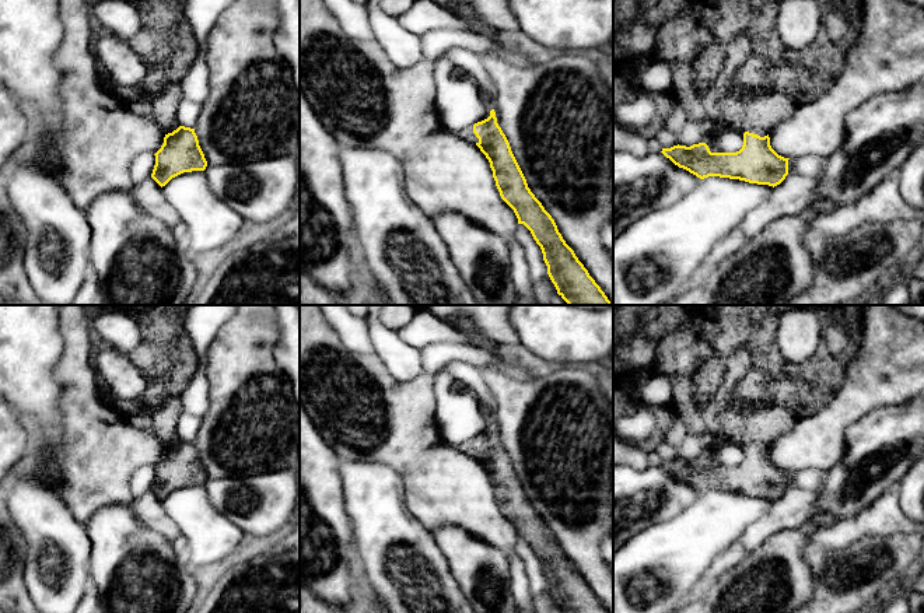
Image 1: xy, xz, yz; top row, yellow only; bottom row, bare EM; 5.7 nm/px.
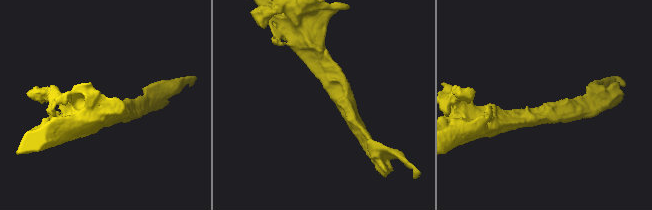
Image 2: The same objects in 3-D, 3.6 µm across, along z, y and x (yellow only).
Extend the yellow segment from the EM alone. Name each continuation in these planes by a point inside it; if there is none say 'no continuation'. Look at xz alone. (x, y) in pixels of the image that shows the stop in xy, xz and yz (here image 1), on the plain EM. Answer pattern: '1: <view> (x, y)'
1: xz (468, 448)

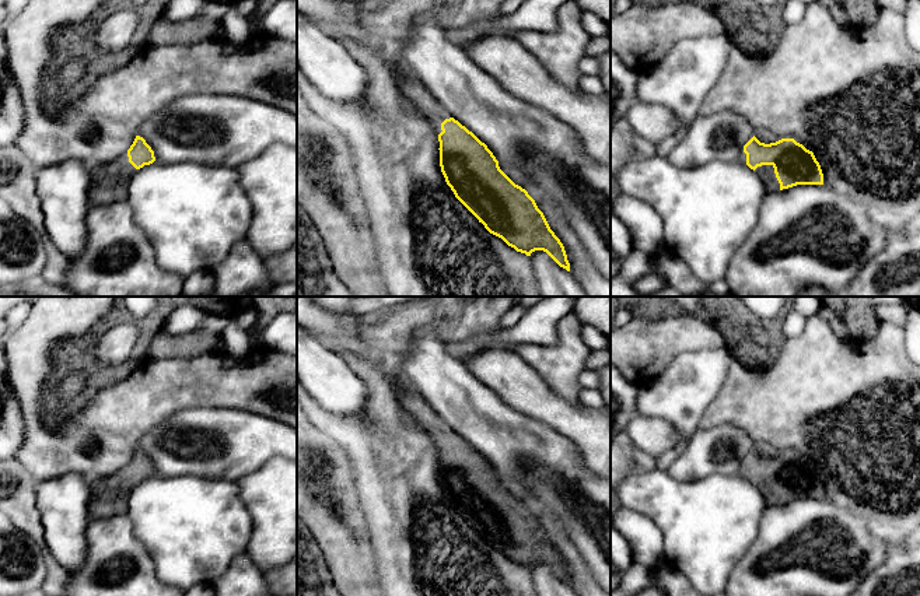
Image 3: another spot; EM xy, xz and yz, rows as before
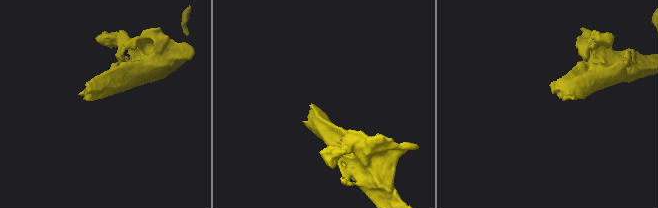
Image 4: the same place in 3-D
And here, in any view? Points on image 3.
1: yz (766, 486)

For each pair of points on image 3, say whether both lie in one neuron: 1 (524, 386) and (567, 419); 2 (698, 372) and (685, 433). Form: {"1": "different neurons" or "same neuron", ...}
{"1": "same neuron", "2": "same neuron"}

